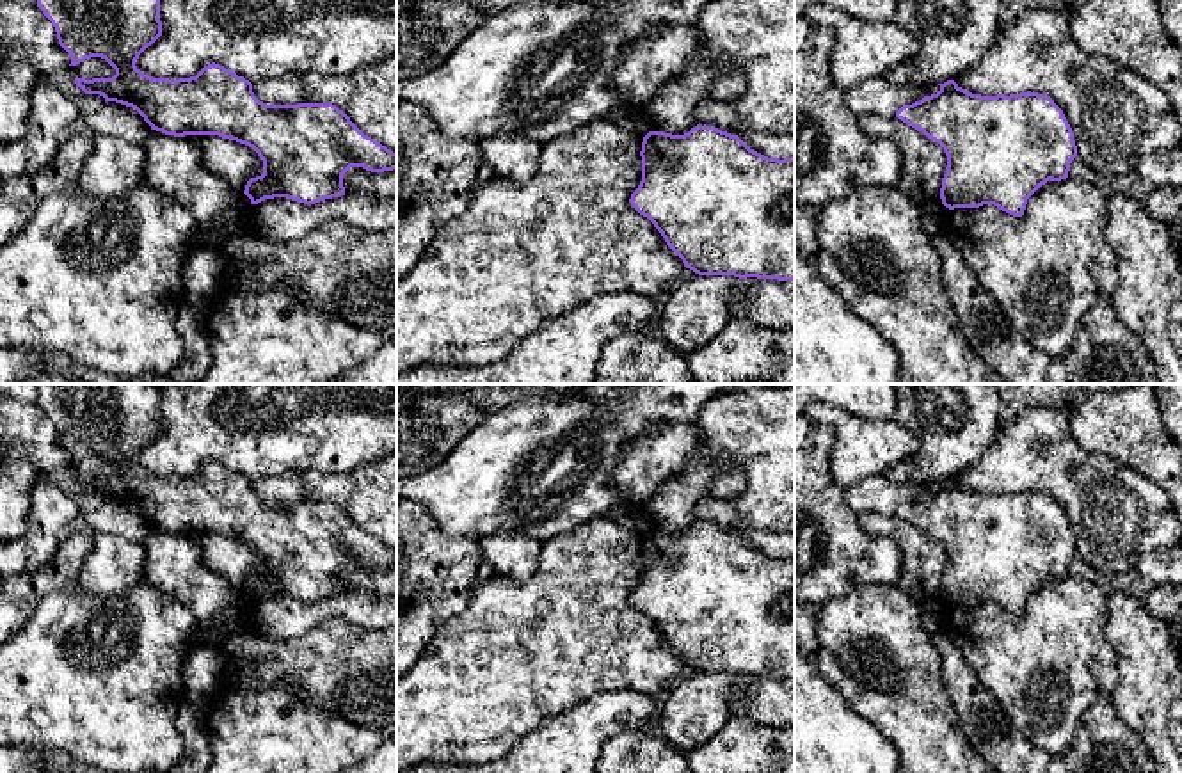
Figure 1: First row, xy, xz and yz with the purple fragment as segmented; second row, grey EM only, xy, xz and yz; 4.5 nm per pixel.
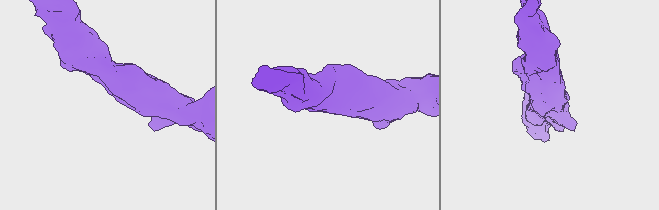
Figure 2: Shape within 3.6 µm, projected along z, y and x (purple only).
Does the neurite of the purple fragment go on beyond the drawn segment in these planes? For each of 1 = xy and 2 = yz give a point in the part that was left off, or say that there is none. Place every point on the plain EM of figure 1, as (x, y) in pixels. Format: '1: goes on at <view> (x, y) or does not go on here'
1: does not go on here
2: does not go on here

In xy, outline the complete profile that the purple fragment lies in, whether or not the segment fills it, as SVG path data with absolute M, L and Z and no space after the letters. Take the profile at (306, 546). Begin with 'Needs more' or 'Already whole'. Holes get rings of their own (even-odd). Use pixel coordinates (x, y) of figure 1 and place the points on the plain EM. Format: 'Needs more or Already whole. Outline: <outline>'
Already whole. Outline: M36 384L37 405L52 419L59 442L69 451L76 464L91 455L105 457L114 467L112 476L75 476L85 492L100 492L105 499L116 499L135 506L151 528L165 533L219 533L252 546L263 558L263 572L251 576L244 592L251 602L265 597L286 595L304 602L345 594L343 572L350 565L363 565L371 570L396 567L396 551L364 533L350 515L332 501L299 501L299 503L265 503L252 490L252 482L220 462L208 462L190 476L153 476L144 473L135 458L162 434L160 396L162 389L155 384Z

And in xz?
Already whole. Outline: M695 524L684 533L649 530L640 554L642 579L631 604L654 622L686 666L699 673L795 677L795 554L768 556L715 524Z

